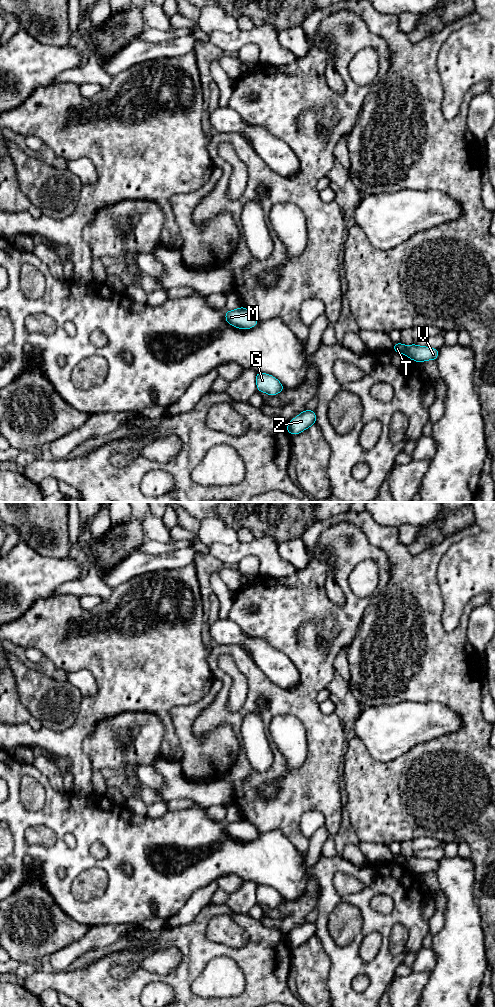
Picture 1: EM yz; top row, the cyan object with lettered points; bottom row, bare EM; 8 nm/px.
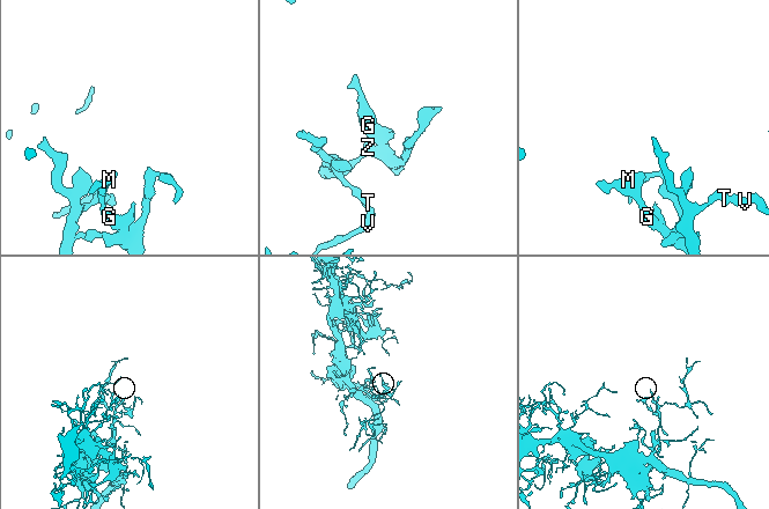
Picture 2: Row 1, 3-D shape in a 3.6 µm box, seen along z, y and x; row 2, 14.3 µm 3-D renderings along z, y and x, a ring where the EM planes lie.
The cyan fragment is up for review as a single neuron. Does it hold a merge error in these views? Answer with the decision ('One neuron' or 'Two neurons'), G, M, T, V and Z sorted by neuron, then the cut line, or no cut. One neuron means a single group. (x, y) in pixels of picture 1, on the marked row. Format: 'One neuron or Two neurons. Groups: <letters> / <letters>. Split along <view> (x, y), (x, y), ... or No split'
Two neurons. Groups: G M T Z / V. Split along yz (407, 346), (405, 353)

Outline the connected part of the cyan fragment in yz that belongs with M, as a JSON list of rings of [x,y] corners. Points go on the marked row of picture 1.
[[[239,307],[232,311],[225,311],[226,322],[239,329],[246,330],[255,327],[258,324],[257,316],[245,307]]]

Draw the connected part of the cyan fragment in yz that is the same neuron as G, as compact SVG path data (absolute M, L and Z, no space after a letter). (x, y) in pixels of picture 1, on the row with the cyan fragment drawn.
M256 372L256 385L259 392L265 392L270 396L275 396L285 389L274 376L261 372Z

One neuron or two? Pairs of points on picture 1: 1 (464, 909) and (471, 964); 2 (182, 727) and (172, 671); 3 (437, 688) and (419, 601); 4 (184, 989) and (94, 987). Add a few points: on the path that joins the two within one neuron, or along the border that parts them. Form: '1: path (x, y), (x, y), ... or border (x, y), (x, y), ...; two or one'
1: path (464, 923), (464, 950); one
2: border (200, 699), (171, 709), (170, 717), (174, 729); two
3: path (430, 666), (422, 658), (422, 629), (420, 623); one
4: path (162, 977), (141, 977), (131, 987), (116, 987); one

